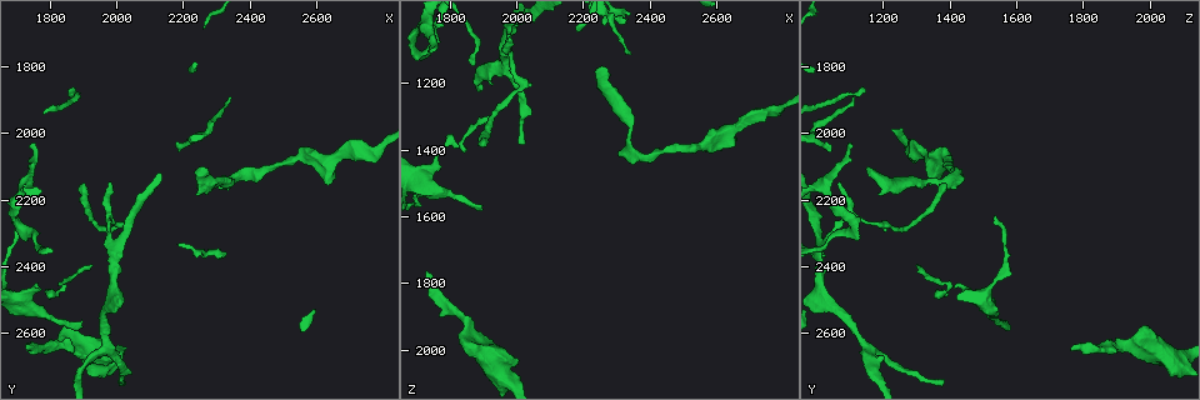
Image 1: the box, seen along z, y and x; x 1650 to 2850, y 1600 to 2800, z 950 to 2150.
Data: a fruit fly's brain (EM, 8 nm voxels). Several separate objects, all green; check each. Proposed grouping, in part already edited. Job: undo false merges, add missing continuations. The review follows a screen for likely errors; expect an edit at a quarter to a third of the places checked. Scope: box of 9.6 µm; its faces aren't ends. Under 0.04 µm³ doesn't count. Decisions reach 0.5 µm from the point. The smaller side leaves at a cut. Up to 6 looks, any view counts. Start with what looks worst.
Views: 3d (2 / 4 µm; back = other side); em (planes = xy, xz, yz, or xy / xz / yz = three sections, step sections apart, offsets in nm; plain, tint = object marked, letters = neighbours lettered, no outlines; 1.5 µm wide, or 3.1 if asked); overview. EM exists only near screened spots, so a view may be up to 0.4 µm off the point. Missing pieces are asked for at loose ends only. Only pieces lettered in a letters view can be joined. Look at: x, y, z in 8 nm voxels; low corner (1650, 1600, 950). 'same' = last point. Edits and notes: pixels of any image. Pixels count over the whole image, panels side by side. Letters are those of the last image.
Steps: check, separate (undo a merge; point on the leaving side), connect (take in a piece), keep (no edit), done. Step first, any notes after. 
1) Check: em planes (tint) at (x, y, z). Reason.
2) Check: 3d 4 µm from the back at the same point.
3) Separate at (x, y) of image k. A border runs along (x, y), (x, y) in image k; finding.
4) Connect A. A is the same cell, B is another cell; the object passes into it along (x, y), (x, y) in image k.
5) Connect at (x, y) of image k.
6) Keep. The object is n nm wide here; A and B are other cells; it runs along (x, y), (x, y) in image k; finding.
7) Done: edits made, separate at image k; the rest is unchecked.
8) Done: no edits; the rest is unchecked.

Check: 3d 2 µm from the back at (2260, 2100, 1150).

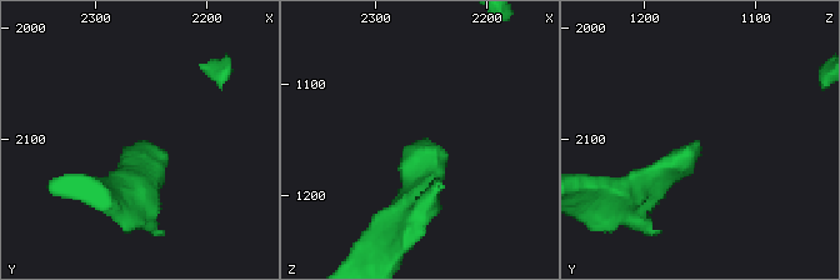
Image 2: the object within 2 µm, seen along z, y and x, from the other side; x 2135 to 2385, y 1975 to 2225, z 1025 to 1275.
Check: em planes (plain) at (2258, 2098, 1152).

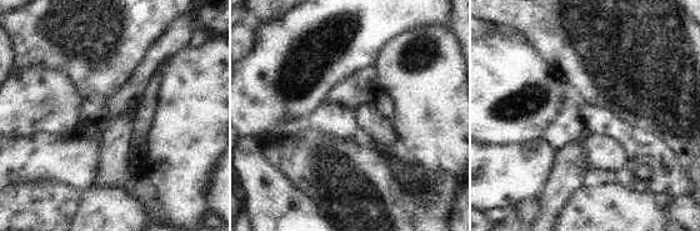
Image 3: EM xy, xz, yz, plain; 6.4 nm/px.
Check: em planes (letters) at the same point. What lies round it.

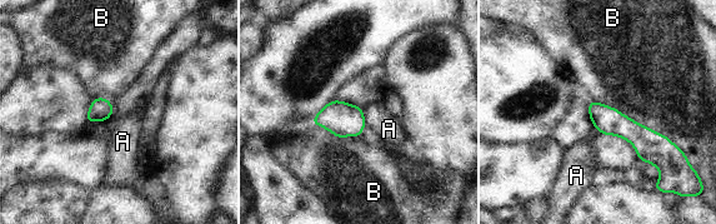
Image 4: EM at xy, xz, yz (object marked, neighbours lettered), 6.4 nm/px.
Keep. The object is 140 nm wide here; A and B are other cells; a border runs along (590, 99), (614, 106), (665, 137) in image 4; none of them fits.

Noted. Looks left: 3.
Check: em planes (tint) at (2020, 2740, 1380). Tapers out.

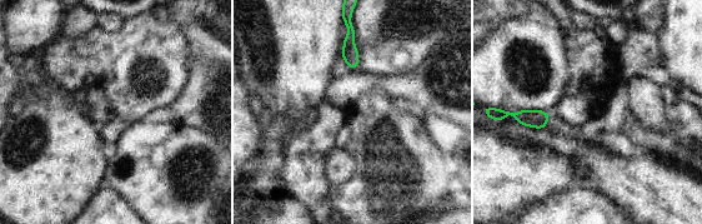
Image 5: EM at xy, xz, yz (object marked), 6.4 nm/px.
Check: em planes (letters) at the same point.

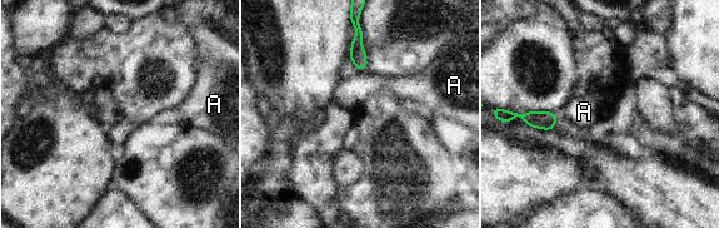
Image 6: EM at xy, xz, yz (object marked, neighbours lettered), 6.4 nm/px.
Keep. A is another cell; a border runs along (358, 70), (364, 72) in image 6; none of them fits.

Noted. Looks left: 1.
Done: no edits; the rest is unchecked.

